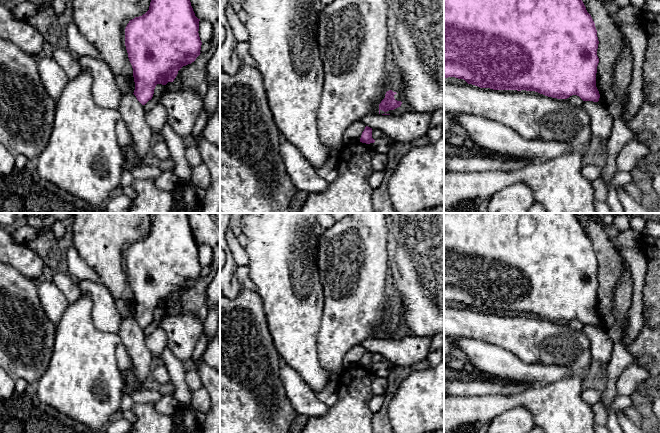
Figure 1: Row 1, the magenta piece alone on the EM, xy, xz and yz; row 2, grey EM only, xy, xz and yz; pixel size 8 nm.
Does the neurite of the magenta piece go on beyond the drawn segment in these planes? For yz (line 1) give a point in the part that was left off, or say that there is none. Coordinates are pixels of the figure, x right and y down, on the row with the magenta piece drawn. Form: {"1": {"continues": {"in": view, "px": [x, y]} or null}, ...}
{"1": {"continues": null}}

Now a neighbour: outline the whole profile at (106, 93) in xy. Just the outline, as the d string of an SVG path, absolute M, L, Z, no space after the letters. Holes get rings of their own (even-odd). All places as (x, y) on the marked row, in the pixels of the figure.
M79 57L82 68L88 69L92 79L92 94L95 103L104 108L119 109L122 93L109 65L101 58Z

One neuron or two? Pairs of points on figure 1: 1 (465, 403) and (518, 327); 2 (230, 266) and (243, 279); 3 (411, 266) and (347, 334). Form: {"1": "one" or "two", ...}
{"1": "two", "2": "two", "3": "two"}

